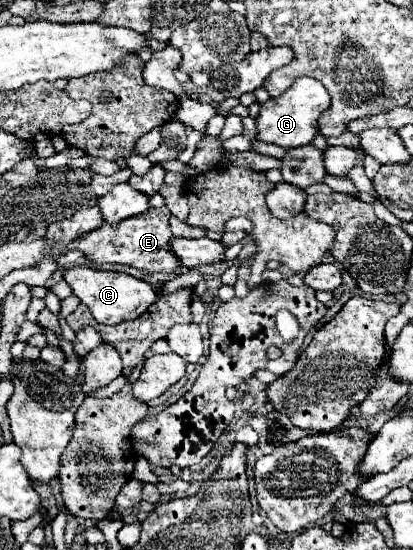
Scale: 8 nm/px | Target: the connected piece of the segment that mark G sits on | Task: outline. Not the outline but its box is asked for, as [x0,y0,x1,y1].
[255,77,331,149]

